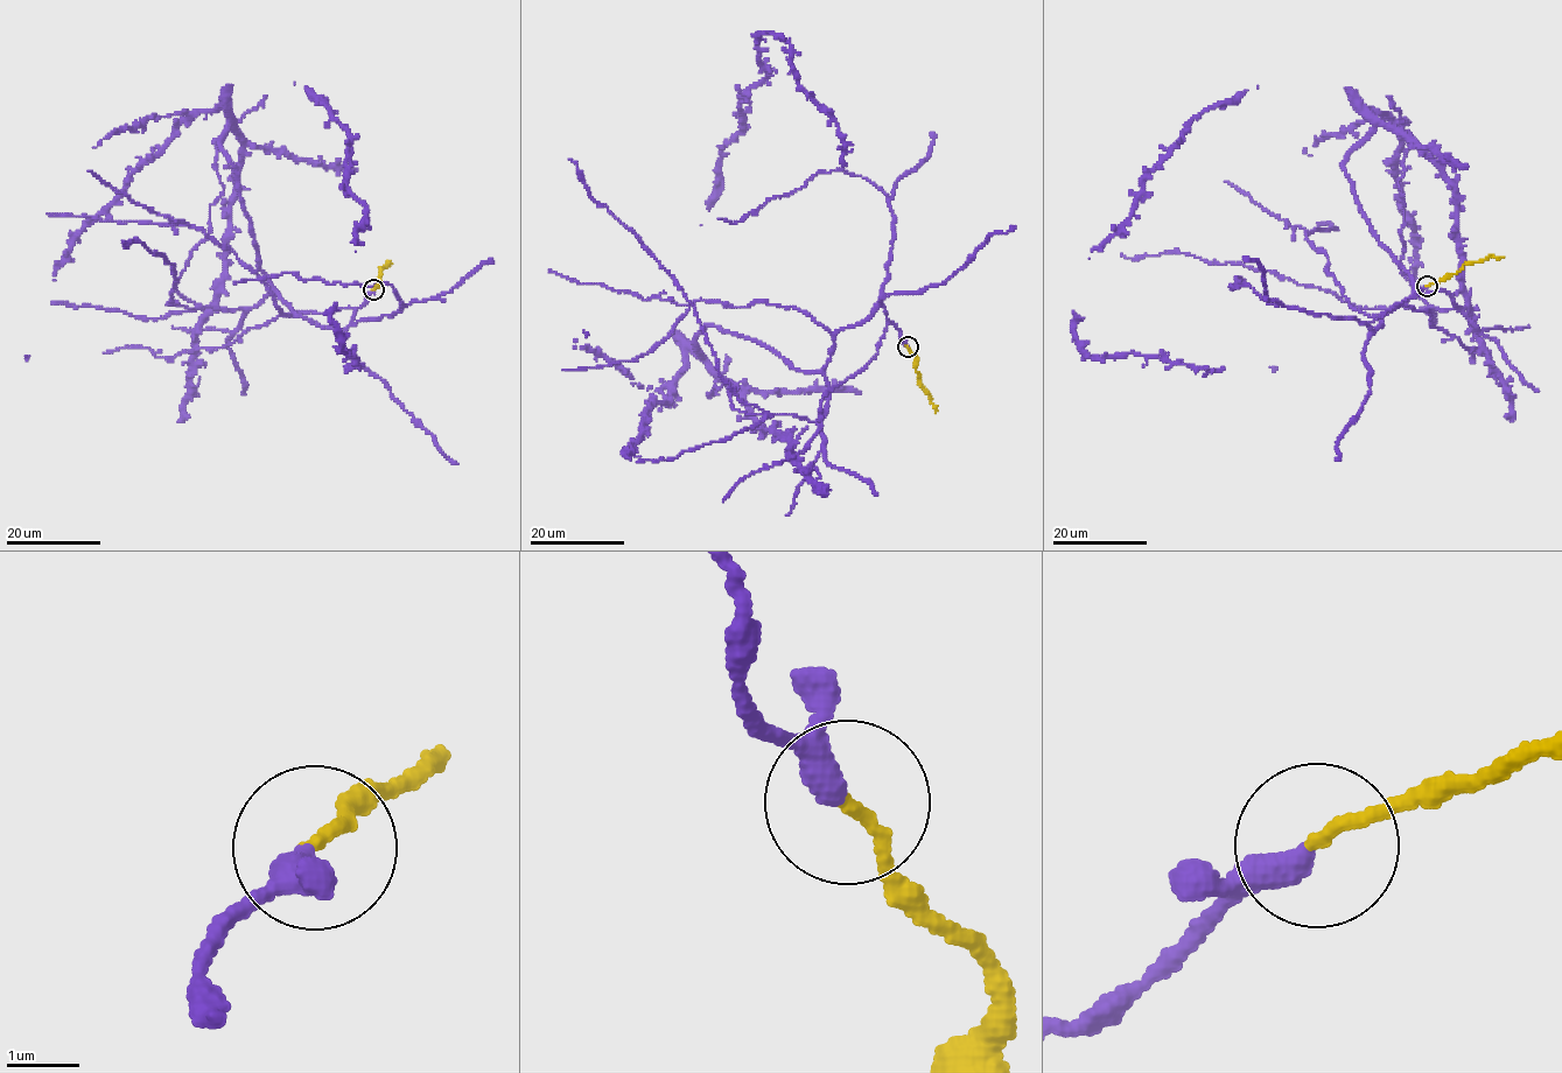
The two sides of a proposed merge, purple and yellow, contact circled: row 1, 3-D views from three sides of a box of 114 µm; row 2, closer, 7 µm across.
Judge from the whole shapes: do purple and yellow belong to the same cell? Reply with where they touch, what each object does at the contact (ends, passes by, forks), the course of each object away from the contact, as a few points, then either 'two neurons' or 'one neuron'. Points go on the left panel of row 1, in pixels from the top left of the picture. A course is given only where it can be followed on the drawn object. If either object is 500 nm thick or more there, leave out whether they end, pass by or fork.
(373, 289) | purple ends | yellow ends | purple via (372, 290), (341, 331), (292, 311), (259, 265), (229, 123), (225, 278), (189, 415) | yellow via (372, 290), (380, 283), (377, 279), (380, 269), (387, 263) | one neuron

